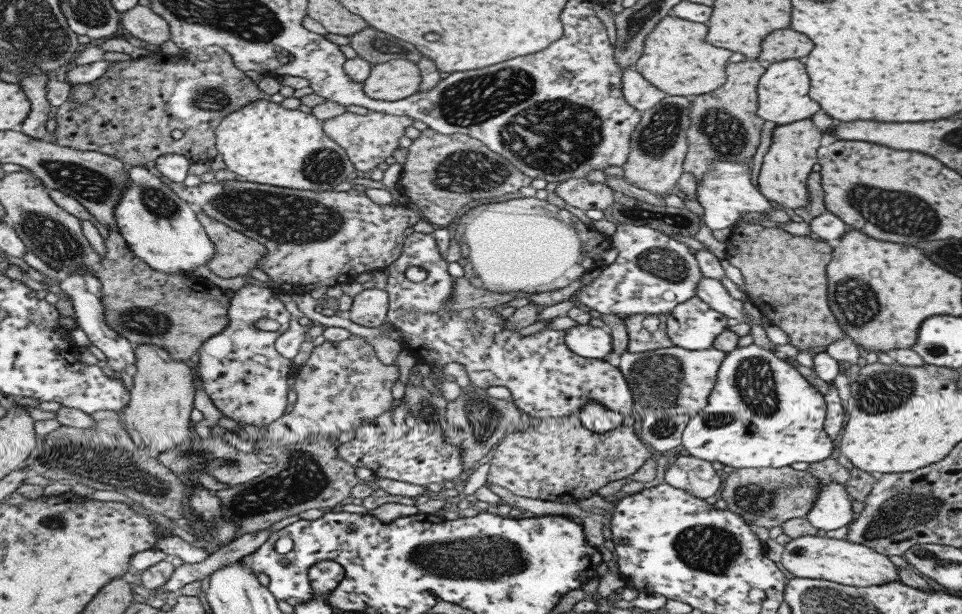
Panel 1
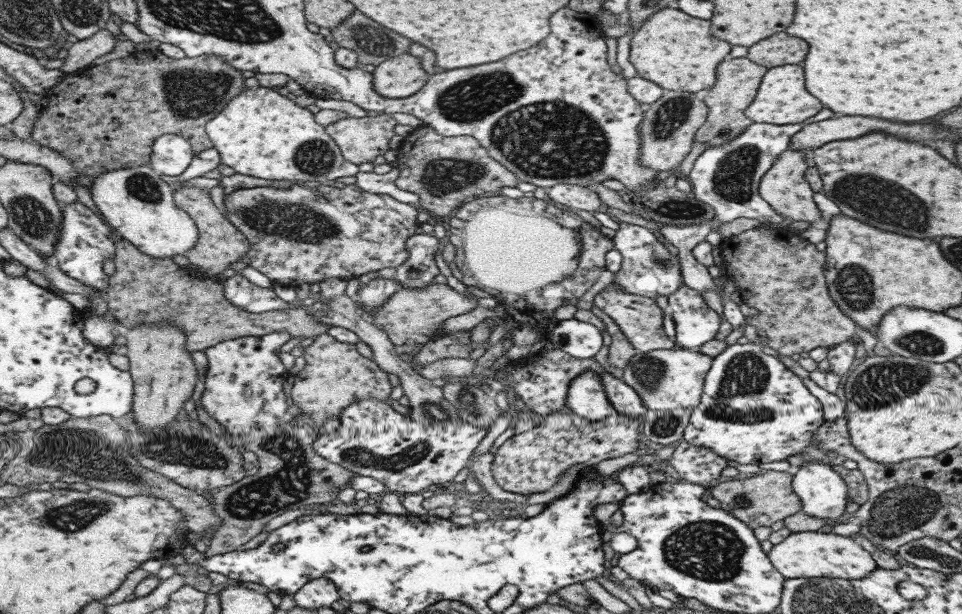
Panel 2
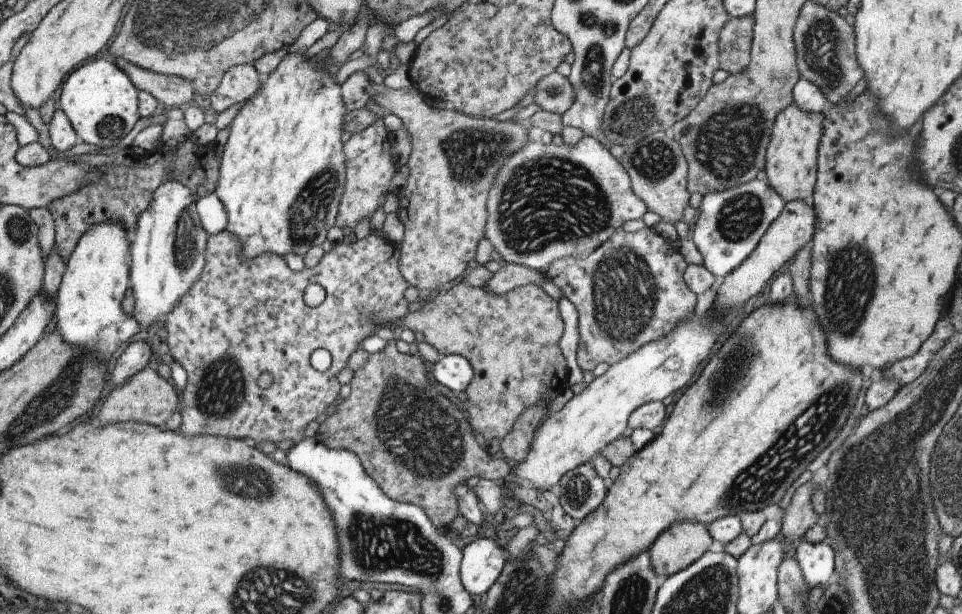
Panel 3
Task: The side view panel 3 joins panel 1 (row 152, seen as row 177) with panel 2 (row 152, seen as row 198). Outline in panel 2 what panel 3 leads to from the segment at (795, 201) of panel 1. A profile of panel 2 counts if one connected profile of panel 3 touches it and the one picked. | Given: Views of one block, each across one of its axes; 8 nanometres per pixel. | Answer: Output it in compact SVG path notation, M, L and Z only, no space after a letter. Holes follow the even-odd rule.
M785 149L775 159L771 168L763 174L758 184L758 195L782 218L789 220L803 220L813 225L819 224L820 212L812 199L813 191L804 179L804 170L808 167L805 156L812 149L793 150Z

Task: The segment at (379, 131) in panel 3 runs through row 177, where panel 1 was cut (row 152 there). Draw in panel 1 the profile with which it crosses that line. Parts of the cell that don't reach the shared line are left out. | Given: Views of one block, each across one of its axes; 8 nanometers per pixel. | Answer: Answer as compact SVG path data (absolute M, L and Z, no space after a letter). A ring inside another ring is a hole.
M348 111L328 118L321 122L322 132L327 135L327 138L336 142L347 155L352 167L359 175L366 175L369 170L373 170L377 164L381 164L385 158L392 156L392 152L398 148L397 140L404 135L404 130L407 127L411 127L414 120L407 118L407 116L397 116L392 114L385 114L377 111L367 111L366 114L357 115Z

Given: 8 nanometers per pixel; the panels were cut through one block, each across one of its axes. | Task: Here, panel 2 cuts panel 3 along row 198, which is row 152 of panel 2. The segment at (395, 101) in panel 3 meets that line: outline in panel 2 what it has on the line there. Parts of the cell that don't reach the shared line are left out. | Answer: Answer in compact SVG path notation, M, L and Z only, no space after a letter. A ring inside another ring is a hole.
M429 125L414 128L413 132L403 138L397 148L395 168L397 170L395 186L405 192L417 194L419 198L417 207L420 210L428 211L433 216L432 221L439 220L449 214L451 210L473 200L473 196L485 196L485 192L498 192L499 188L503 186L517 184L515 175L491 158L472 136L441 136Z

